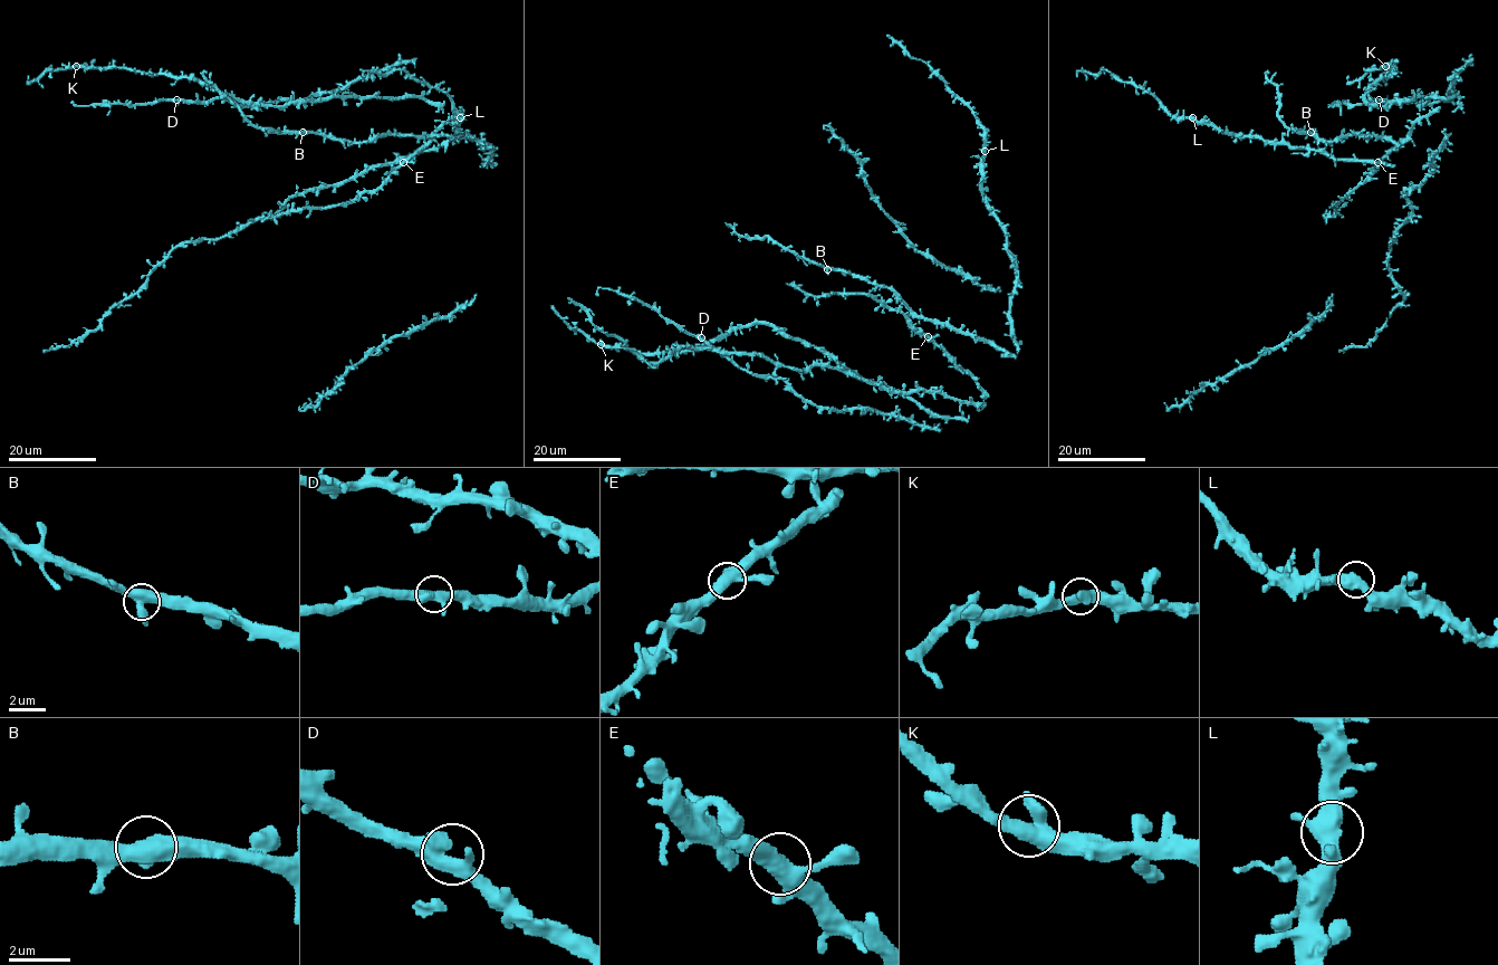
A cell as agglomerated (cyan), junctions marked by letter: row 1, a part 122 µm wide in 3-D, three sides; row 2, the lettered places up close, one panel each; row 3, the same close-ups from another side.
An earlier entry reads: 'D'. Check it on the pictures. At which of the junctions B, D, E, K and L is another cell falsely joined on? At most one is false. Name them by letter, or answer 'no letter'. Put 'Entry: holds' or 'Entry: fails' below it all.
no letter
Entry: fails

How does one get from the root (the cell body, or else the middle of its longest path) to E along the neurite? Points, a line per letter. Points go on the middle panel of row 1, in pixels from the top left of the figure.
E: (977, 382), (929, 336)

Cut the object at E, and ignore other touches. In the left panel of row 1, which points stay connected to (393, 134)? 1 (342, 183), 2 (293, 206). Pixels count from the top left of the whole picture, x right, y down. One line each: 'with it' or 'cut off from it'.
1: with it
2: cut off from it

